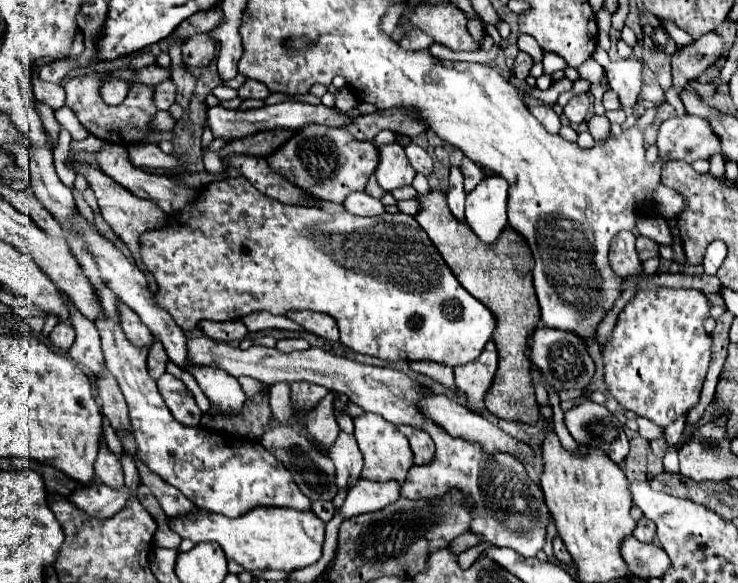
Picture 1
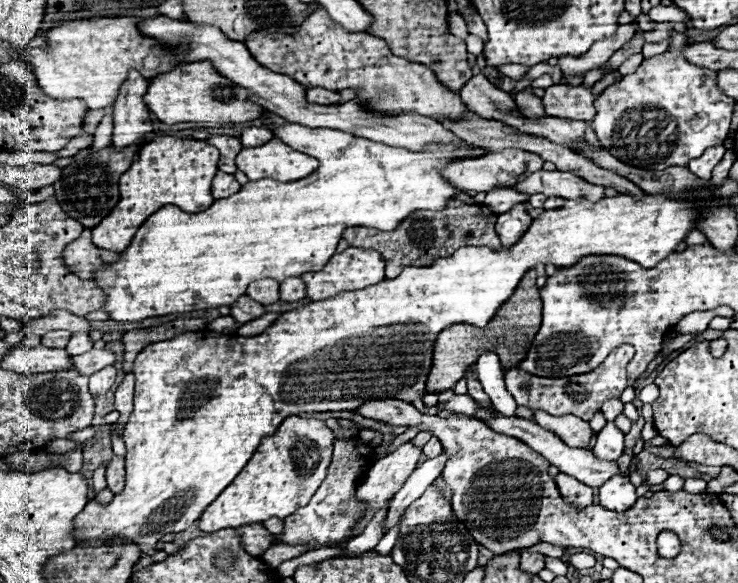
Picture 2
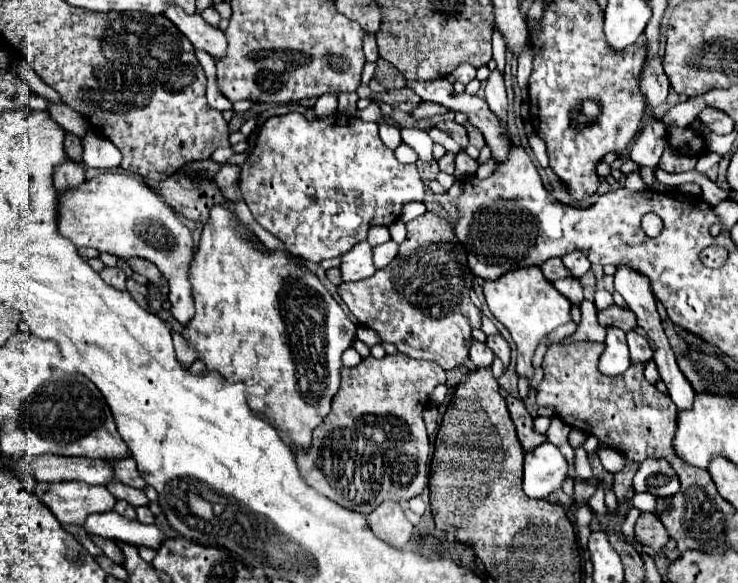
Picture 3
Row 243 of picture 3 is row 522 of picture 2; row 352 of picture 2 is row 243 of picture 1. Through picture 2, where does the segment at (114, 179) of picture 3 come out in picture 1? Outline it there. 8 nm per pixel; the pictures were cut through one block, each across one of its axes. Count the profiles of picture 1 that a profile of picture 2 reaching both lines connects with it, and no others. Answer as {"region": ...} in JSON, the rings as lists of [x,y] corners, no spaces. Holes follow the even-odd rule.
{"region":[[[244,176],[226,178],[222,182],[212,182],[210,186],[200,188],[192,206],[172,214],[168,218],[168,222],[164,224],[164,228],[146,230],[140,236],[140,256],[142,256],[144,266],[154,274],[156,284],[158,284],[158,292],[154,296],[156,306],[166,310],[184,332],[194,330],[198,326],[198,322],[202,322],[202,320],[228,322],[228,320],[244,318],[252,312],[262,312],[262,310],[266,310],[270,314],[278,314],[278,316],[286,316],[290,310],[316,310],[316,312],[330,314],[338,322],[342,344],[360,352],[360,354],[370,354],[370,356],[390,360],[390,362],[396,362],[396,360],[410,360],[410,362],[412,360],[430,360],[430,362],[438,362],[438,364],[446,364],[446,366],[458,366],[458,364],[468,364],[470,360],[480,356],[486,342],[492,338],[492,330],[496,326],[492,312],[480,300],[470,296],[456,282],[454,274],[450,272],[450,268],[446,266],[446,262],[438,254],[436,246],[430,242],[428,234],[418,226],[418,222],[412,216],[402,214],[402,212],[400,214],[388,214],[386,212],[382,216],[362,218],[362,216],[354,216],[348,212],[328,214],[320,208],[288,206],[288,204],[282,204],[282,202],[272,200],[272,198],[264,196],[262,192],[258,192]]]}

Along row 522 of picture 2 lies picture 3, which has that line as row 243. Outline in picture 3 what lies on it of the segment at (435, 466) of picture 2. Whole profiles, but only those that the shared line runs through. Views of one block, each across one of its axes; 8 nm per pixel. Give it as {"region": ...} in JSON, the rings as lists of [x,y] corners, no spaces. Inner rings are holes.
{"region":[[[394,240],[376,246],[376,248],[374,248],[374,266],[376,266],[378,270],[384,268],[384,266],[388,266],[388,264],[394,260],[396,254],[398,254],[398,244],[396,244]]]}

